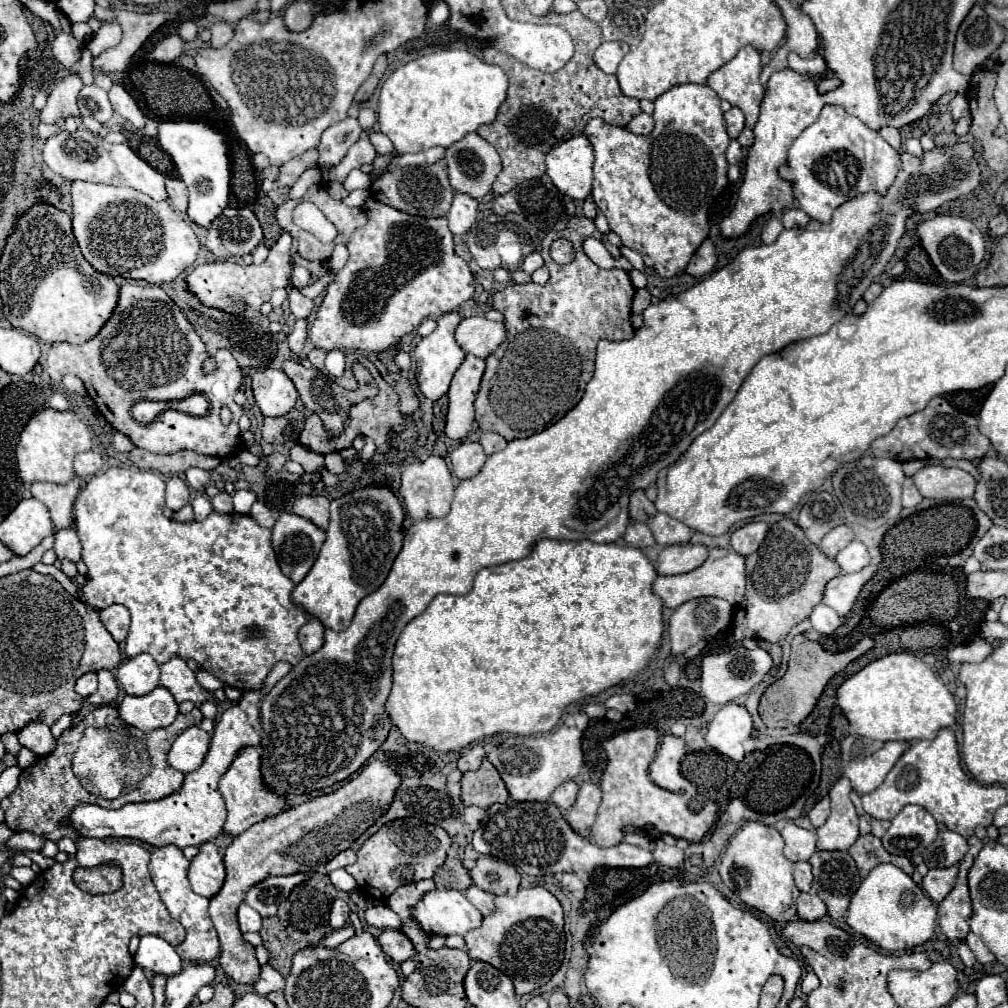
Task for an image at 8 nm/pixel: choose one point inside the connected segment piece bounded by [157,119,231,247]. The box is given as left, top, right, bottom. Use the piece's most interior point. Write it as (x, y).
(201, 152)

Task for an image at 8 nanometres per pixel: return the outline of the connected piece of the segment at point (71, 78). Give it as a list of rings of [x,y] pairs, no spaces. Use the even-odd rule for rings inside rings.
[[[67,75],[57,87],[53,87],[47,105],[41,111],[41,121],[55,123],[59,117],[79,115],[77,111],[77,93],[81,91],[83,81],[79,75]]]

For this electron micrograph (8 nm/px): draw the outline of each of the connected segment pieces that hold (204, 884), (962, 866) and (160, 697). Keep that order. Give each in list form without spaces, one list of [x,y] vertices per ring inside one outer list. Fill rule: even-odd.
[[[207,841],[199,845],[199,853],[189,865],[189,881],[191,889],[207,899],[211,899],[221,889],[225,881],[225,865],[215,843]]]
[[[969,837],[969,851],[965,853],[963,861],[959,863],[959,877],[953,887],[953,891],[941,901],[937,915],[939,915],[939,927],[949,939],[965,939],[969,933],[969,915],[971,915],[971,899],[967,889],[967,873],[973,865],[973,859],[983,847],[983,841],[977,837]]]
[[[157,687],[155,691],[143,697],[125,695],[125,699],[119,705],[119,717],[127,725],[137,727],[141,731],[169,727],[177,715],[179,715],[179,707],[173,695],[165,691],[165,687]]]

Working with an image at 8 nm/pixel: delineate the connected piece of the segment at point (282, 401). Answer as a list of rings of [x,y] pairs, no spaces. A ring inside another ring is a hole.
[[[263,369],[253,375],[255,403],[265,417],[281,417],[295,407],[297,389],[279,369]]]

